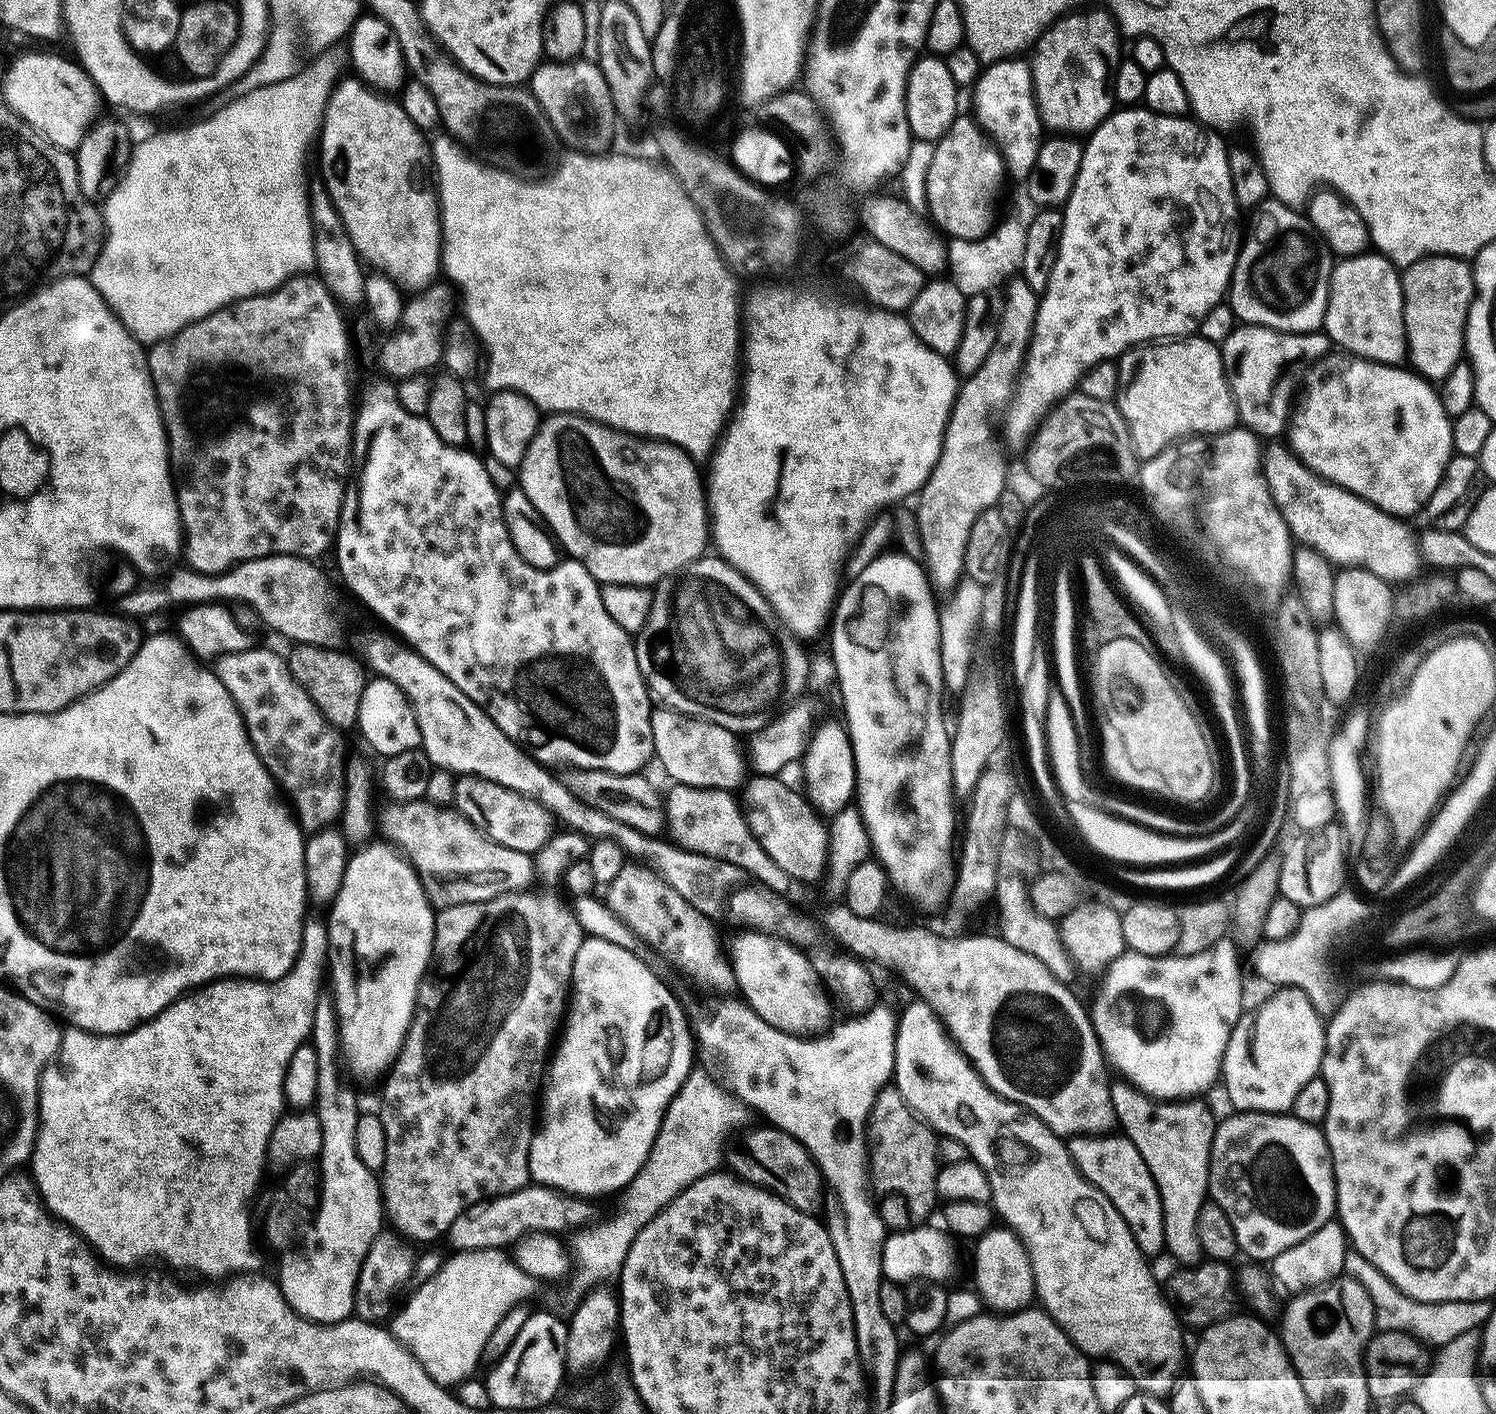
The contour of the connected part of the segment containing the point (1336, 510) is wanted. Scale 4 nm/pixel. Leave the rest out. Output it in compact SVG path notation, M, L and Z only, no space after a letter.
M1280 442L1269 443L1272 445L1268 449L1265 447L1262 452L1264 481L1268 484L1276 508L1282 514L1288 530L1301 545L1320 552L1333 565L1365 568L1373 572L1378 578L1389 582L1407 582L1421 571L1422 562L1419 558L1414 536L1411 536L1404 526L1405 521L1403 519L1376 508L1369 500L1363 500L1361 496L1356 496L1353 492L1348 492L1337 484L1331 484L1329 480L1323 480L1321 476L1311 472L1300 461L1300 457L1292 451L1291 447L1284 445L1283 448L1282 445L1276 443Z

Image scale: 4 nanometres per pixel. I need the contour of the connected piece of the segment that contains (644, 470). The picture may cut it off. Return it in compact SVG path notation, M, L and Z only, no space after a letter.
M552 414L541 423L540 429L534 434L530 446L524 455L524 461L518 469L518 484L524 489L526 498L534 502L536 515L546 525L549 532L558 541L559 547L564 548L571 559L586 566L589 574L601 585L605 584L639 584L641 586L656 586L663 576L671 572L679 573L691 566L701 556L705 555L710 544L710 508L706 503L706 484L696 470L697 464L687 452L681 451L675 444L665 444L662 440L637 438L626 432L617 432L596 420L579 414Z

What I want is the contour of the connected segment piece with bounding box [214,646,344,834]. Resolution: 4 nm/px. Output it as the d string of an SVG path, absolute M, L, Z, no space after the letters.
M250 646L245 652L231 652L219 657L215 661L214 671L226 686L226 690L230 690L236 707L240 709L244 725L248 727L248 739L255 746L259 760L266 766L283 793L290 800L294 800L292 806L301 829L308 834L323 831L343 811L344 771L335 750L336 734L326 729L326 721L320 711L292 679L287 659L279 657L268 646Z

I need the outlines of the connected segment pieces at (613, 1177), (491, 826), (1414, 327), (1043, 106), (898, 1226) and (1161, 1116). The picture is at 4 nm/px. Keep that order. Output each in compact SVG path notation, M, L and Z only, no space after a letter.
M588 936L578 946L578 954L574 958L574 970L570 985L570 1003L566 1008L566 1019L562 1024L562 1035L554 1048L550 1067L546 1072L546 1091L542 1096L542 1119L535 1129L528 1155L528 1171L537 1185L554 1188L557 1192L566 1192L581 1198L593 1198L603 1192L616 1192L627 1189L628 1183L638 1174L638 1170L646 1162L656 1135L660 1132L660 1123L668 1103L674 1099L676 1092L684 1084L684 1079L694 1068L694 1032L690 1020L684 1017L676 996L640 961L641 957L630 950L622 950L622 946L614 946L614 942L600 940L596 936Z
M461 775L455 781L454 808L465 820L477 826L482 825L493 844L501 844L510 850L539 853L546 841L554 835L554 817L542 805L506 786L496 785L478 776Z
M1426 255L1421 260L1415 260L1413 264L1407 265L1403 269L1400 285L1402 286L1402 294L1404 295L1404 337L1408 340L1407 359L1412 359L1411 367L1415 369L1419 375L1423 376L1429 382L1443 382L1450 374L1450 370L1454 370L1454 366L1461 363L1462 357L1466 352L1466 333L1468 330L1468 311L1472 305L1472 297L1476 294L1476 278L1474 268L1467 259L1459 256L1434 256Z
M1107 8L1080 11L1069 11L1055 20L1036 41L1030 56L1032 91L1040 107L1040 121L1056 134L1090 134L1114 111L1110 66L1122 59L1122 33Z
M894 1086L880 1089L868 1116L870 1188L888 1230L907 1232L921 1227L936 1208L938 1136L913 1112Z
M1120 1082L1121 1084L1113 1083L1108 1089L1108 1094L1112 1099L1112 1105L1116 1111L1116 1123L1122 1129L1123 1135L1130 1138L1130 1142L1134 1142L1134 1146L1138 1146L1138 1154L1142 1154L1142 1158L1146 1158L1146 1166L1150 1166L1150 1174L1154 1178L1154 1182L1158 1186L1158 1194L1160 1195L1160 1202L1162 1204L1162 1214L1164 1215L1164 1247L1167 1255L1172 1255L1174 1259L1181 1260L1179 1263L1184 1266L1191 1266L1193 1264L1201 1263L1202 1253L1200 1250L1200 1243L1198 1242L1198 1234L1196 1227L1198 1226L1198 1210L1202 1210L1202 1206L1206 1203L1208 1196L1208 1159L1212 1153L1212 1139L1216 1133L1216 1125L1218 1123L1217 1117L1212 1117L1212 1112L1203 1104L1203 1099L1200 1098L1177 1098L1174 1100L1157 1100L1153 1097L1141 1092L1139 1088L1127 1082Z

